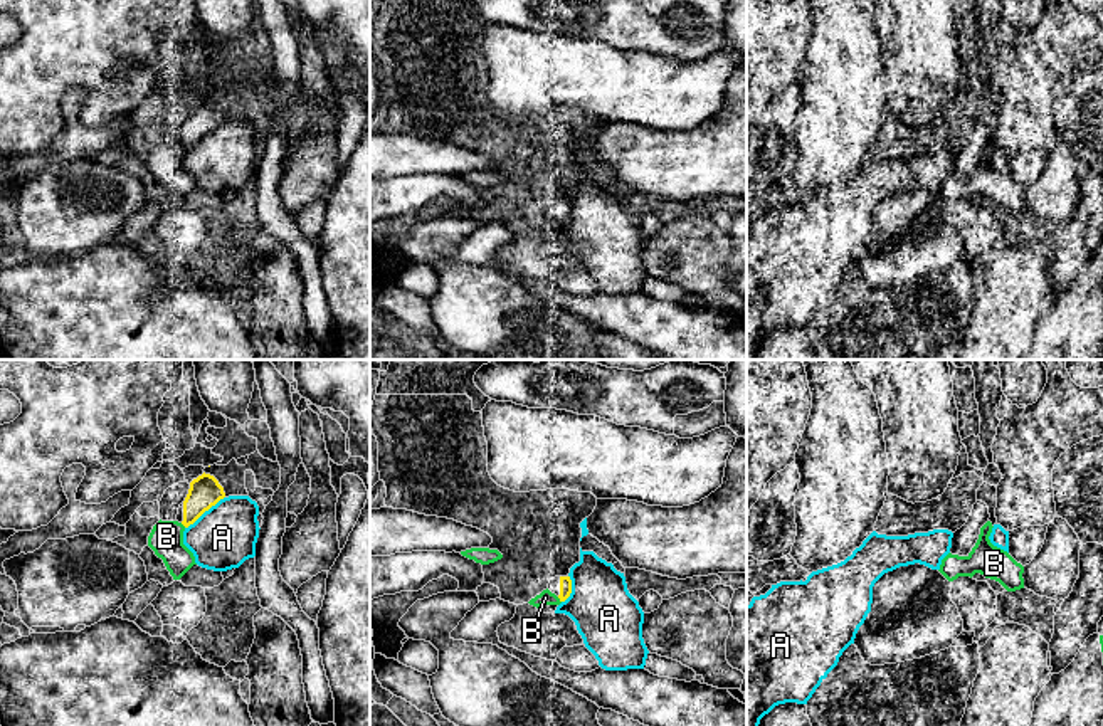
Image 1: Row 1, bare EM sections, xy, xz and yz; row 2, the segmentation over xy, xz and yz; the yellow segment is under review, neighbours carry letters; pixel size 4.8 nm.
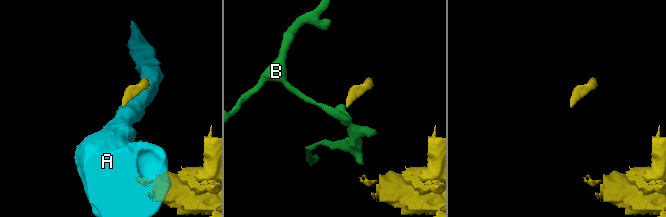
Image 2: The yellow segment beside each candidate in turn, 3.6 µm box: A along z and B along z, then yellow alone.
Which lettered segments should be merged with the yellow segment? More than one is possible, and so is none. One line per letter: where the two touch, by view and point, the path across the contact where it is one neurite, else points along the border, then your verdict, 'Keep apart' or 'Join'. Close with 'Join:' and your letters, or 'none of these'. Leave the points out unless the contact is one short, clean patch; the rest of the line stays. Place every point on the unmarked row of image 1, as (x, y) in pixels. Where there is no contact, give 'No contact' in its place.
A: Touches yellow at xy (204, 135). Keep apart
B: Touches yellow at xz (560, 224). Keep apart
Join: none of these

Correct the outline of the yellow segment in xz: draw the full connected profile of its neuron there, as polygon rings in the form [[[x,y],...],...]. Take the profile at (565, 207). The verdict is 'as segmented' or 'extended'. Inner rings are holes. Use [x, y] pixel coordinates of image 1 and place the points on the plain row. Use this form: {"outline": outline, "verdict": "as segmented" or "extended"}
{"outline": [[[555,200],[548,207],[548,213],[555,217],[560,225],[565,225],[572,217],[572,203],[570,200]]], "verdict": "extended"}

